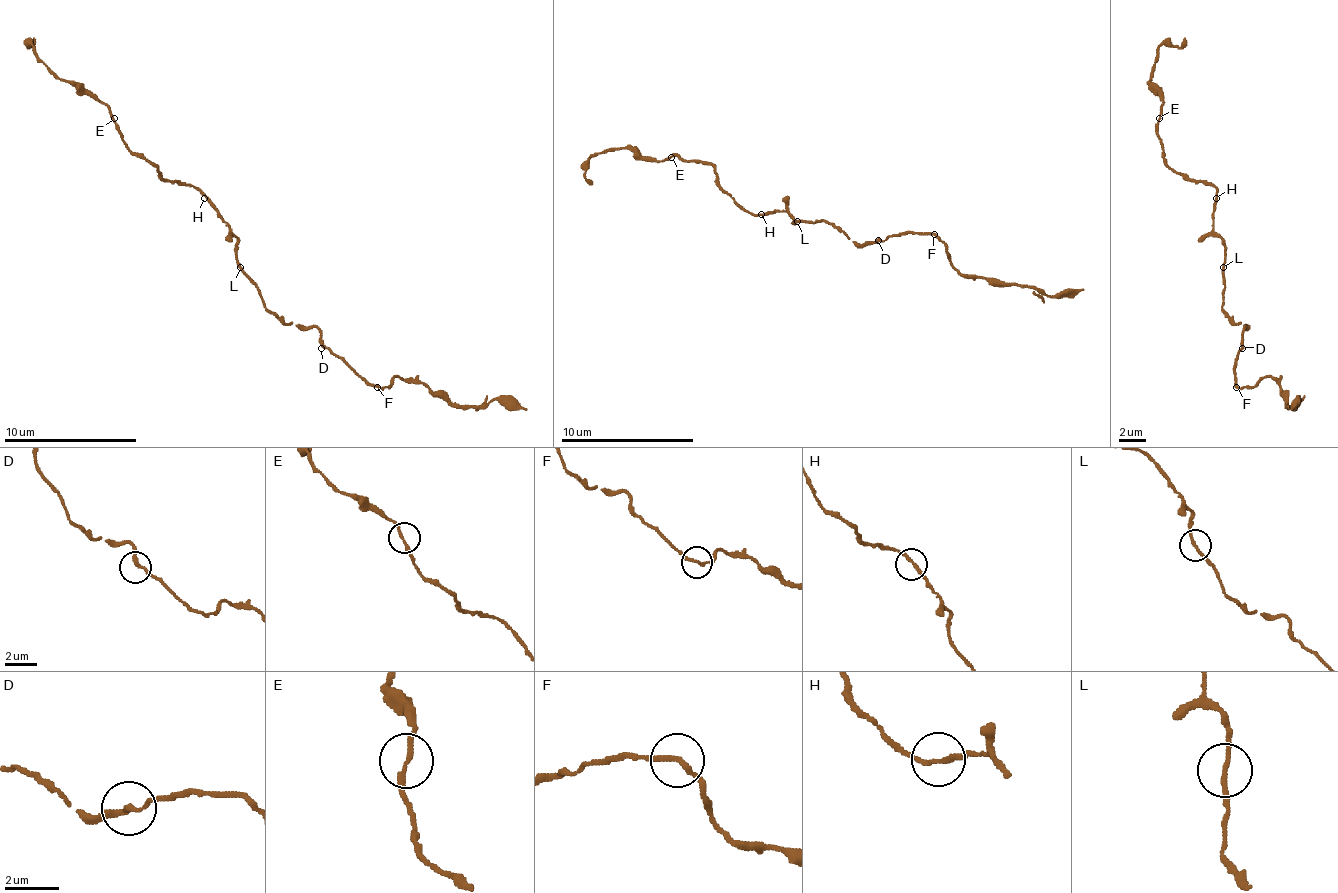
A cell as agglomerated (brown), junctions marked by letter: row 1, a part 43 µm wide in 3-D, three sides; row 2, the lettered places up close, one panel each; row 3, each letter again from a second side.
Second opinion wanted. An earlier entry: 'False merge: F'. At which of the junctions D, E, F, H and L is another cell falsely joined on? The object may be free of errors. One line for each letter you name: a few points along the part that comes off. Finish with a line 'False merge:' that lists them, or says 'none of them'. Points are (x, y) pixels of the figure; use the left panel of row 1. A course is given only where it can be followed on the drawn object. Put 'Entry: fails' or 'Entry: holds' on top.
Entry: holds
F: foreign part runs (377, 388), (387, 388), (394, 378), (444, 391), (457, 404), (517, 401), (527, 411)
False merge: F

